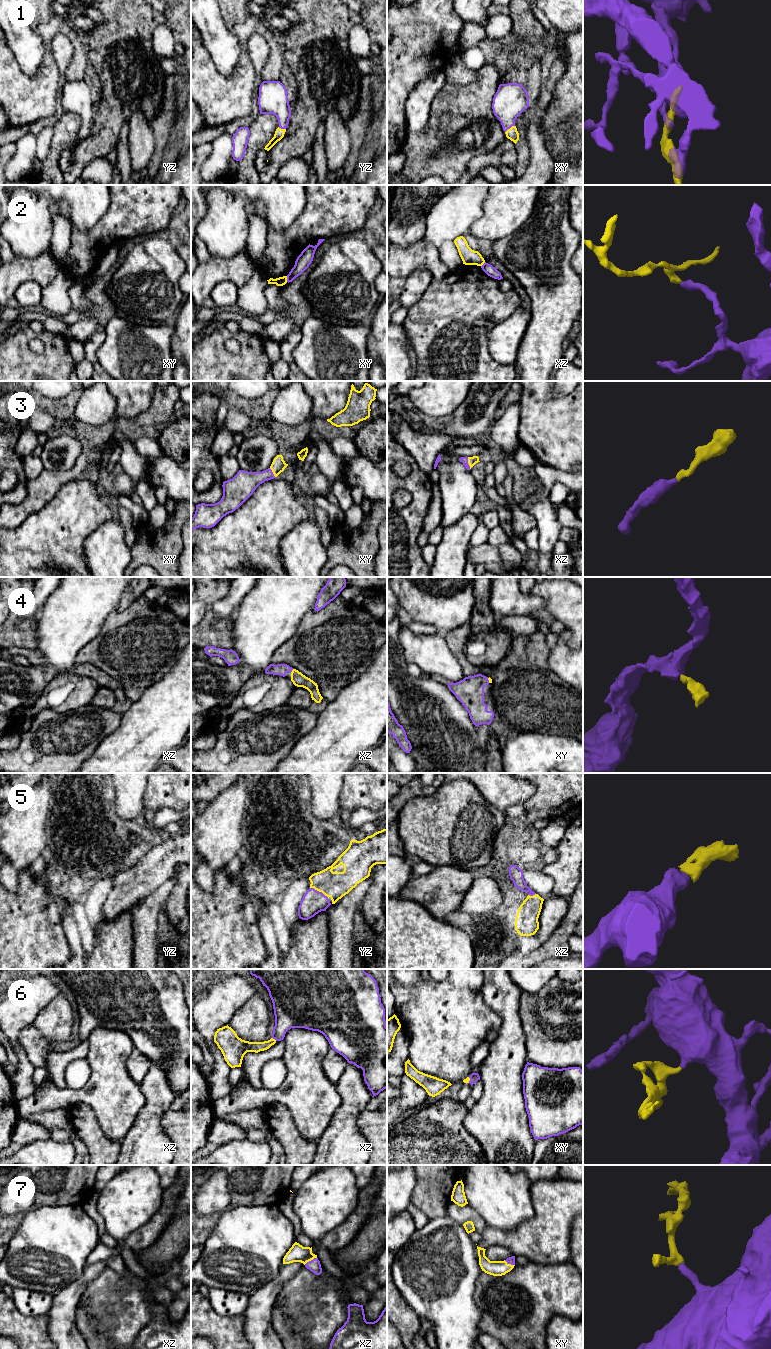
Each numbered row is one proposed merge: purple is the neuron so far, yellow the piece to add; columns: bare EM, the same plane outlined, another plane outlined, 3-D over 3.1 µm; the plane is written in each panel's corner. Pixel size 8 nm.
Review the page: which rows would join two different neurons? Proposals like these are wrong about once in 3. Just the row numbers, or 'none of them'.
2

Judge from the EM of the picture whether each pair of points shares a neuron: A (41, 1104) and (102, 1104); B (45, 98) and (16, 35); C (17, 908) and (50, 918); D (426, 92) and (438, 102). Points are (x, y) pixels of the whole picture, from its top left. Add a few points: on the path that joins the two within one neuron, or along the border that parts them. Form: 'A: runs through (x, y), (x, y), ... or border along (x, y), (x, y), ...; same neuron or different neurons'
A: runs through (56, 1098), (87, 1096); same neuron
B: border along (44, 54), (33, 76), (27, 76), (16, 60); different neurons
C: runs through (25, 916), (27, 918), (42, 918); same neuron
D: border along (446, 80), (431, 103), (427, 120); different neurons

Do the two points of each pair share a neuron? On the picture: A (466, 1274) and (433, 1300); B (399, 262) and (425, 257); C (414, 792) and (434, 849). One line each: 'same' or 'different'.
A: same
B: same
C: different

